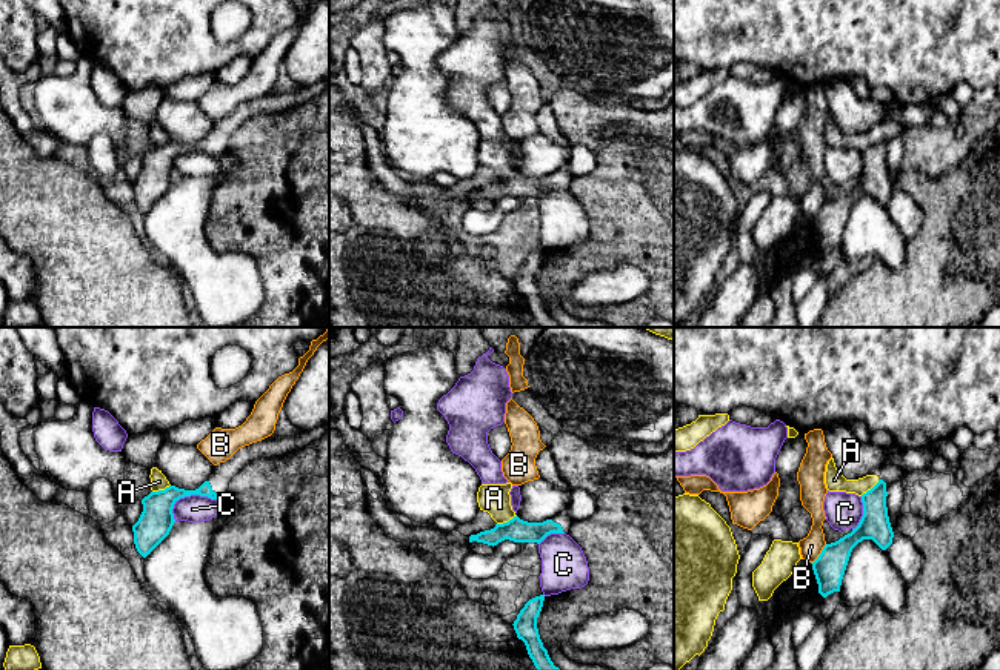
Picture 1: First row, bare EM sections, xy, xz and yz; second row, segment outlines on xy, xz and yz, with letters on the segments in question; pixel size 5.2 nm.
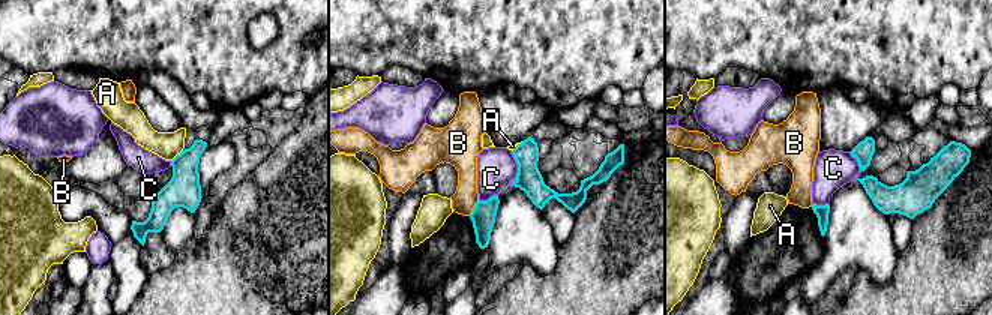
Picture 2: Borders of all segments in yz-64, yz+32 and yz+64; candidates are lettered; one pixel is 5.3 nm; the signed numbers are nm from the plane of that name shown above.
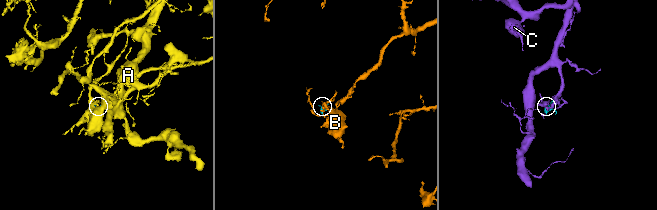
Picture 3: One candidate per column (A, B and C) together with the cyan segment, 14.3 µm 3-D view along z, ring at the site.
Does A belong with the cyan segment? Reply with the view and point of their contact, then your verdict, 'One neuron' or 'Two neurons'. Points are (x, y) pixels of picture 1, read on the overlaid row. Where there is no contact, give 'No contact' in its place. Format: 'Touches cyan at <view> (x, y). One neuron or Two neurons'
Touches cyan at xz (508, 521). Two neurons

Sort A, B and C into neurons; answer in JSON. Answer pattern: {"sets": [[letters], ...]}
{"sets": [["A"], ["B"], ["C"]]}

